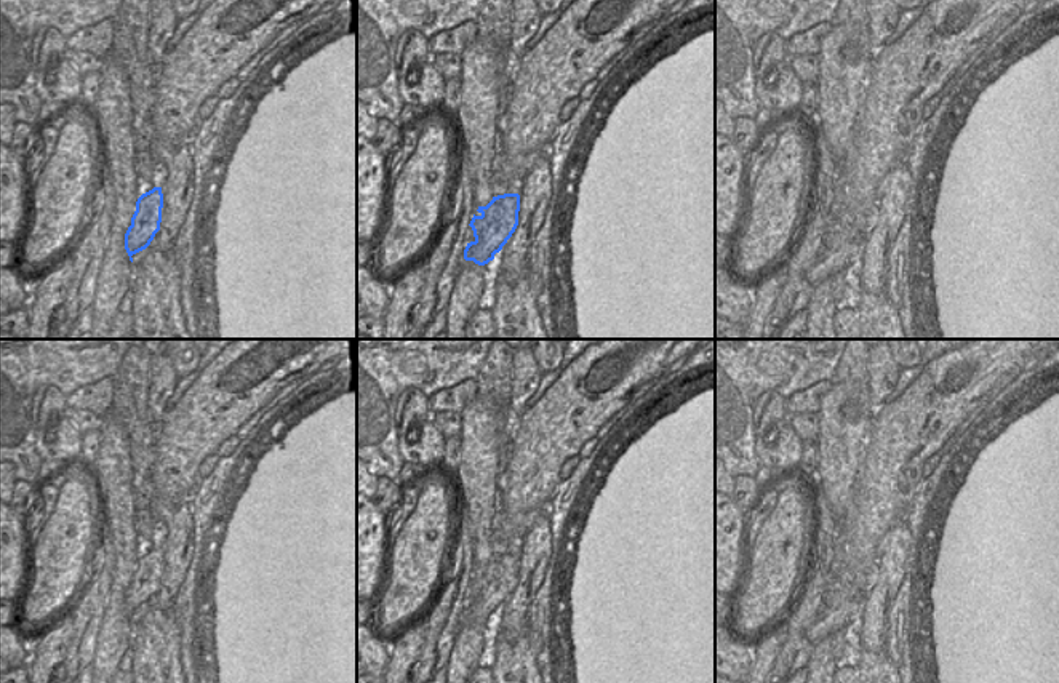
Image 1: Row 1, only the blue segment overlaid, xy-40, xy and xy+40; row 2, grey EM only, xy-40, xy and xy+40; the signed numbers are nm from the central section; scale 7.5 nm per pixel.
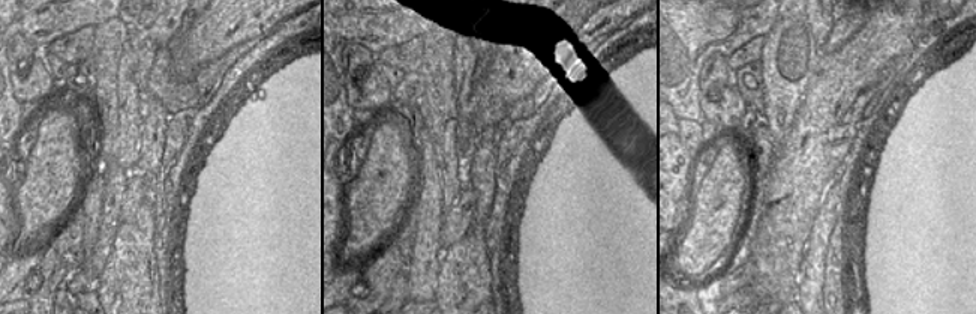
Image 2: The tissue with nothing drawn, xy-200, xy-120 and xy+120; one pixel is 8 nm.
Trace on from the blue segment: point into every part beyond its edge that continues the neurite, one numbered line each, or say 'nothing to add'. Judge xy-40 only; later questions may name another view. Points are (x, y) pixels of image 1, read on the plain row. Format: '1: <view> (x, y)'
nothing to add

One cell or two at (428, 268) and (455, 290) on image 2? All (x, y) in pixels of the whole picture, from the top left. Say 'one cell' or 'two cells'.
two cells

